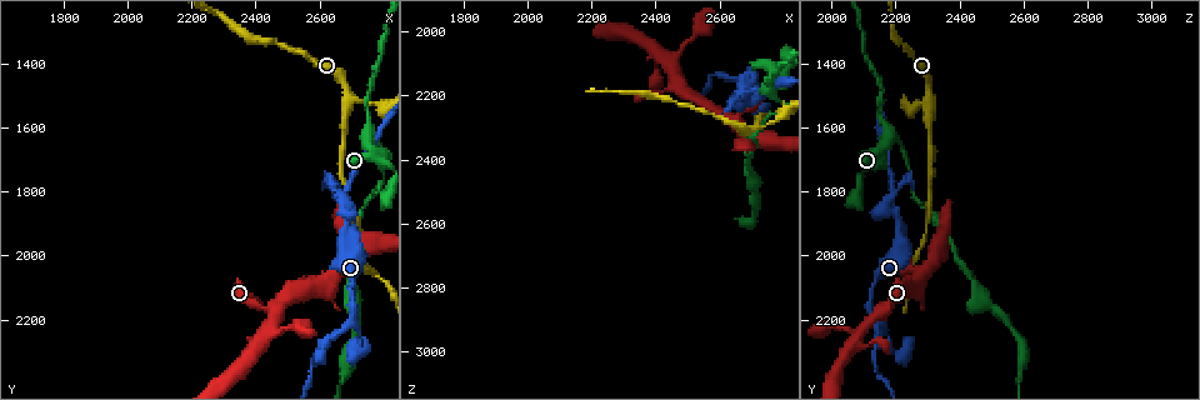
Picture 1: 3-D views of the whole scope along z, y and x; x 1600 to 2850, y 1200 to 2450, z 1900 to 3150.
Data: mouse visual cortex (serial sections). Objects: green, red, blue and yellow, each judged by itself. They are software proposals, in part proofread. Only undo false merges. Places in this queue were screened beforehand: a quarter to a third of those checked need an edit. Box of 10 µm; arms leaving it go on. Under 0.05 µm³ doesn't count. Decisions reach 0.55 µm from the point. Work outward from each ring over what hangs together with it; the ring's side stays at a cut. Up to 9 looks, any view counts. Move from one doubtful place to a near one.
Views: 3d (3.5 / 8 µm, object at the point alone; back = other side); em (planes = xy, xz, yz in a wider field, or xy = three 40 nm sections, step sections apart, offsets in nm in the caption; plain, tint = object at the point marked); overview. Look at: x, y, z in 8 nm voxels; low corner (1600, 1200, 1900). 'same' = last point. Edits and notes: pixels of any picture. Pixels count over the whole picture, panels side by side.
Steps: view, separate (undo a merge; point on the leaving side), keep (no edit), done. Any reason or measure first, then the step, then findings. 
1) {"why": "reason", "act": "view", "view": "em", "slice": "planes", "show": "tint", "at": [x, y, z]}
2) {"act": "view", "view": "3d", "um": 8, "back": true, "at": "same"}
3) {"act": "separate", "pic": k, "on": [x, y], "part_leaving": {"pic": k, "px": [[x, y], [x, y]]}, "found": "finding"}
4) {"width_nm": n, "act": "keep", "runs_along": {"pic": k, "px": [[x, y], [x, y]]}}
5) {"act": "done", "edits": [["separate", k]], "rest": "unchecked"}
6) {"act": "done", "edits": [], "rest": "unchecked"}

{"why": "side arm on a straight run", "act": "view", "view": "3d", "um": 3.5, "at": [2770, 1640, 2220]}

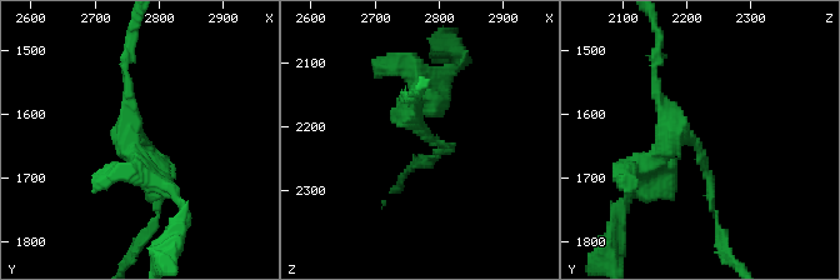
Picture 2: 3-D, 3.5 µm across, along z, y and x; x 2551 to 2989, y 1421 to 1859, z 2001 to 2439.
{"arms": 3, "arm_widths_nm": [100, 150, 250], "act": "view", "view": "em", "slice": "planes", "show": "tint", "at": [2775, 1645, 2205]}

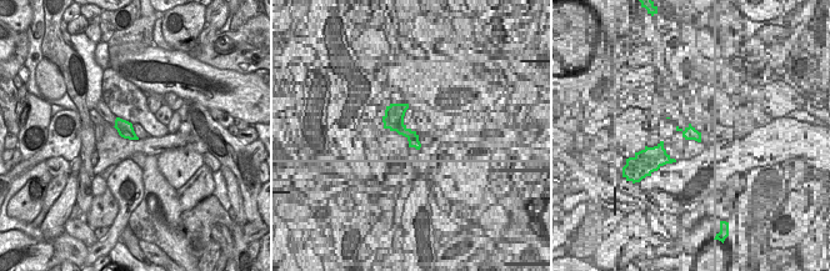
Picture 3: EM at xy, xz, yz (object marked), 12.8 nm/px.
{"act": "view", "view": "em", "slice": "xy", "step": 2, "show": "tint", "at": "same"}

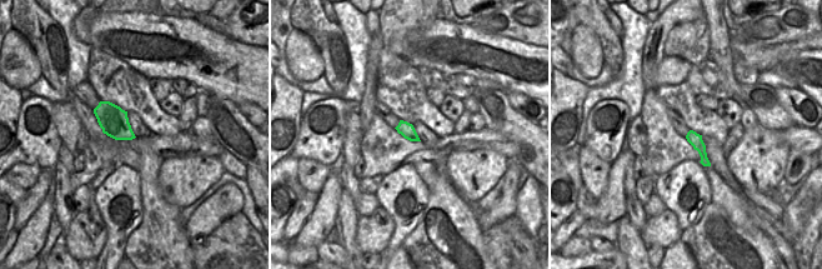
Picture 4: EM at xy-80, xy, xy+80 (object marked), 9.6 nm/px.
{"act": "keep", "runs_along": {"pic": 2, "px": [[634, 171], [681, 133], [701, 155], [714, 209]]}, "found": "one cell here"}

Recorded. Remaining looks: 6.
{"why": "sudden change in width", "act": "view", "view": "3d", "um": 8, "at": [2700, 1920, 2220]}

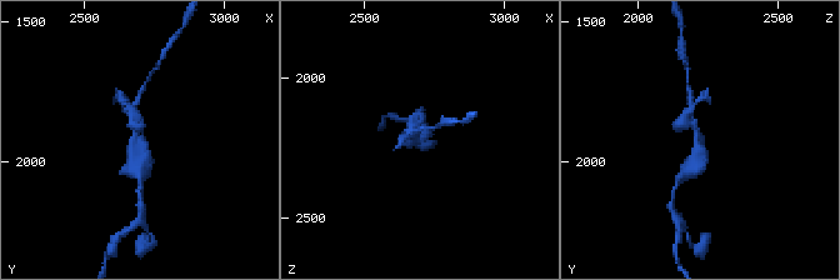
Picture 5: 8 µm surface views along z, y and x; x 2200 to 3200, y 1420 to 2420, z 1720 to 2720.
{"why": "closer look", "act": "view", "view": "3d", "um": 3.5, "at": "same"}

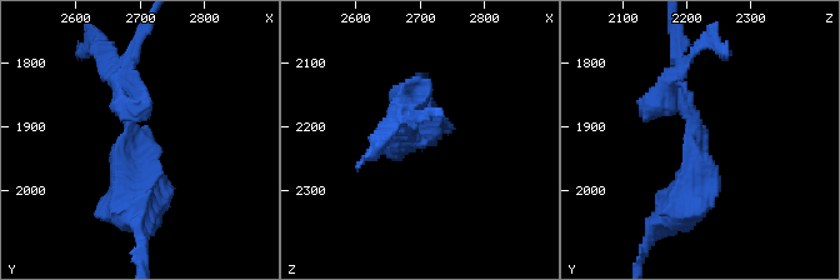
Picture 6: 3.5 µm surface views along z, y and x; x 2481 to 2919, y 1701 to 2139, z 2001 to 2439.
{"act": "separate", "pic": 6, "on": [141, 113], "found": "two cells meet here"}

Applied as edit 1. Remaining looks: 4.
{"why": "redraw", "act": "view", "view": "overview"}

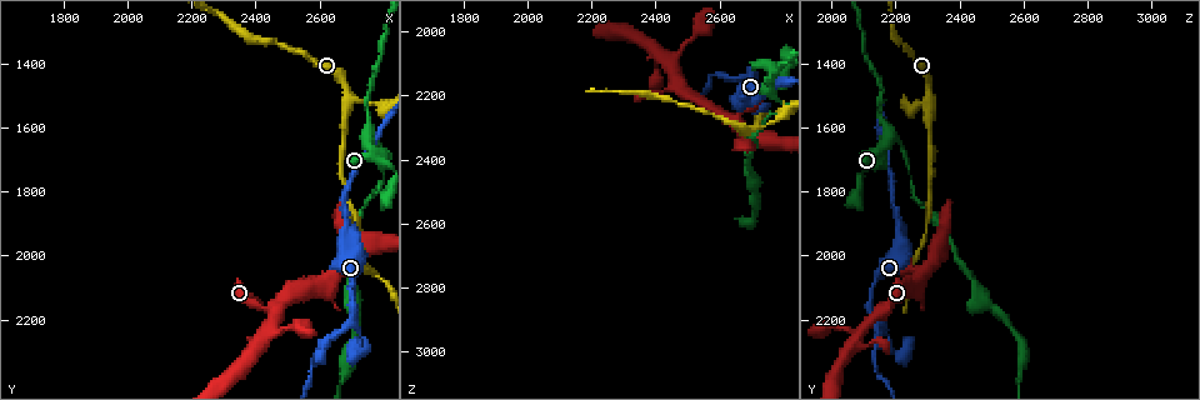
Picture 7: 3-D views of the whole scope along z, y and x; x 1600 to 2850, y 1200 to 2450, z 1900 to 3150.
{"act": "view", "view": "3d", "um": 8, "at": [2670, 2360, 2600]}

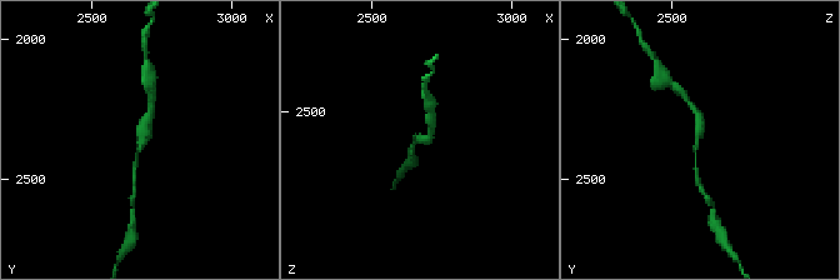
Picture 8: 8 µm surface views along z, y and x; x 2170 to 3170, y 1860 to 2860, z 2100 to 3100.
{"act": "view", "view": "3d", "um": 3.5, "at": "same"}

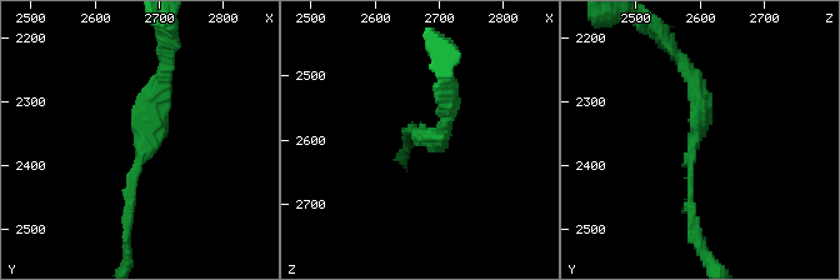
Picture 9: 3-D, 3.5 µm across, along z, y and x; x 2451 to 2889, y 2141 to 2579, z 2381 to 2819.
{"why": "need the tissue", "act": "view", "view": "em", "slice": "xy", "step": 1, "show": "tint", "at": [2680, 2355, 2590]}

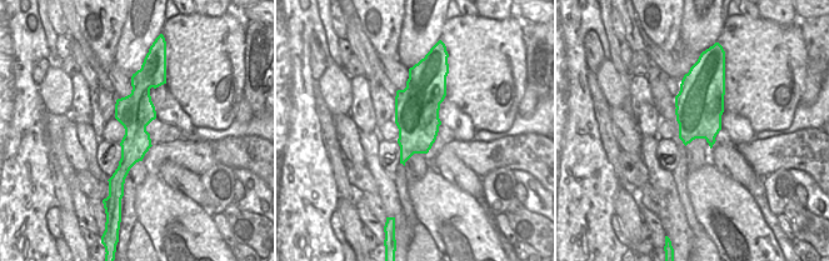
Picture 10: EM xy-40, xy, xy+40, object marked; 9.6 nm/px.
{"act": "keep", "runs_along": {"pic": 10, "px": [[143, 78], [135, 144], [119, 182]]}, "found": "all the same cell"}

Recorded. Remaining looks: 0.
{"act": "done", "edits": [["separate", 6]], "rest": "unchecked"}

